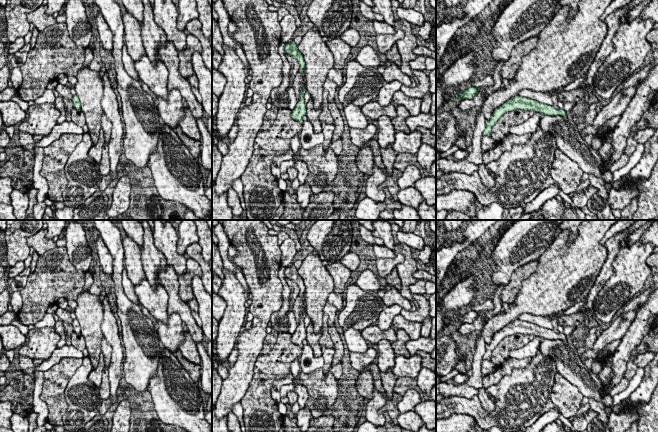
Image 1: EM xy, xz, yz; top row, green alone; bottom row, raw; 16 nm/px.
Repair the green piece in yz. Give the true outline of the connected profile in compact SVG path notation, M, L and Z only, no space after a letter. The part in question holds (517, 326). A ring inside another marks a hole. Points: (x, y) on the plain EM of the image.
M515 320L509 323L507 326L503 327L501 330L494 333L493 338L489 344L485 343L485 353L483 355L483 360L491 360L492 352L496 348L496 346L506 337L513 334L529 334L541 337L542 339L548 340L557 340L561 339L567 341L567 337L564 333L556 333L551 329L547 329L544 327L540 327L538 325L521 321Z

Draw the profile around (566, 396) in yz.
M559 372L555 374L551 400L565 418L577 414L583 407L581 405L583 397L577 386L571 384Z

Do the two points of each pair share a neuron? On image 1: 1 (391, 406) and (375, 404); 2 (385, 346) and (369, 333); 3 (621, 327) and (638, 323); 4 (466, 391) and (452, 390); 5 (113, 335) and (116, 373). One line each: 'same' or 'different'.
1: different
2: different
3: different
4: same
5: same

